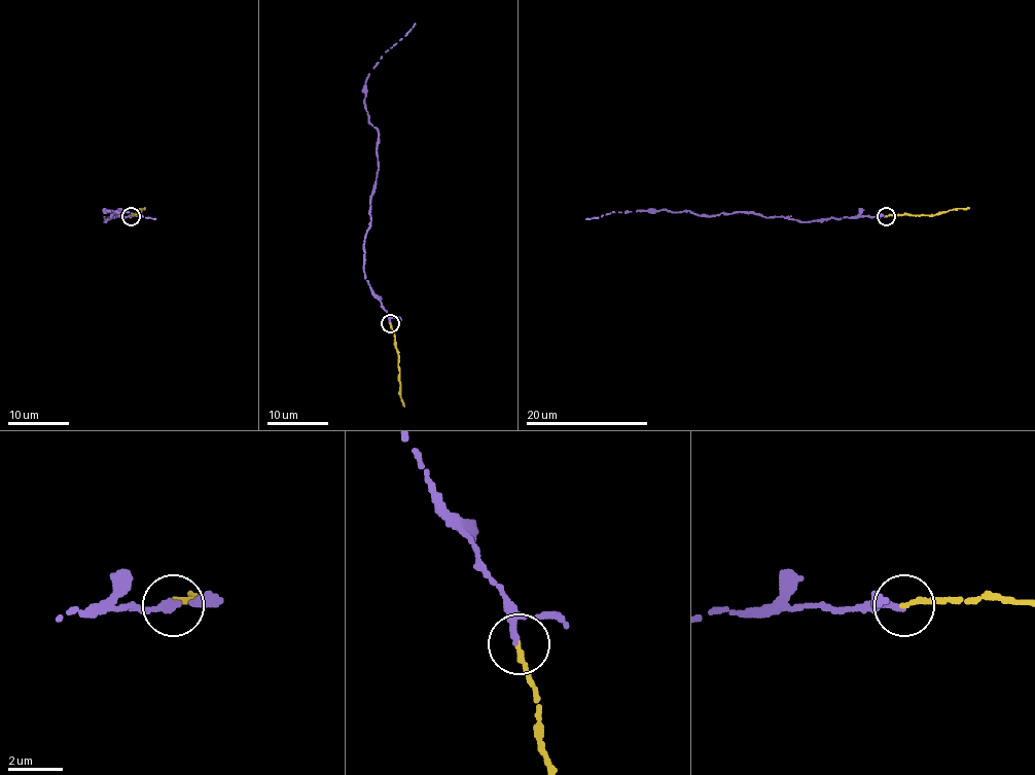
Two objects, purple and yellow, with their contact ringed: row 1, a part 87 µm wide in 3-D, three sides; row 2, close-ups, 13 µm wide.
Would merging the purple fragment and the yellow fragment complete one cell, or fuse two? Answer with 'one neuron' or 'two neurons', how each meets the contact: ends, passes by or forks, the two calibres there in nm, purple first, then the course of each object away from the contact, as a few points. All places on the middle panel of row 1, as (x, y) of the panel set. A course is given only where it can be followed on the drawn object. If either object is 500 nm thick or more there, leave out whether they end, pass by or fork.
one neuron; purple ends there; yellow ends there; 240 nm thick on the purple side, 200 nm on the other; purple runs (391, 322), (363, 271), (369, 201), (379, 169), (379, 135), (367, 119), (365, 81), (385, 51), (415, 24); yellow runs (391, 324), (400, 372), (400, 395), (404, 407)

